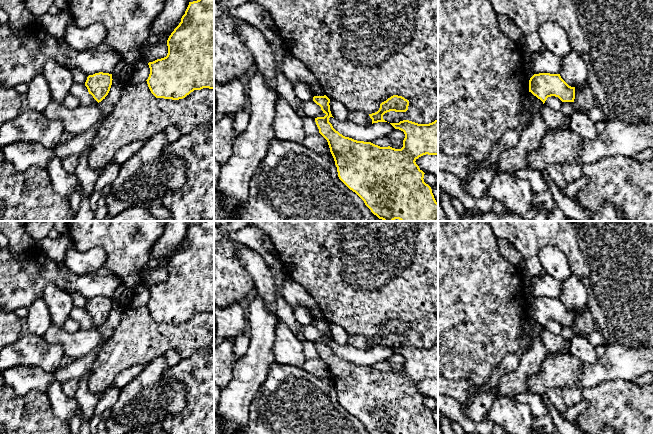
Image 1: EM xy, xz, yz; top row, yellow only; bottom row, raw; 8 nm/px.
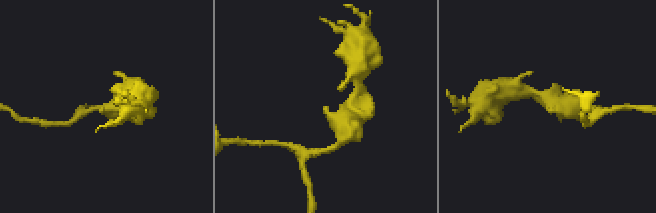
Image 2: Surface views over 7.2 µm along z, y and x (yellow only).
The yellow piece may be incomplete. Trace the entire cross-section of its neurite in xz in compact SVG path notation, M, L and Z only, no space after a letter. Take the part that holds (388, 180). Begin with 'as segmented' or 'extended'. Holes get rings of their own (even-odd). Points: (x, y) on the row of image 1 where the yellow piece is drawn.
as segmented | M314 96L313 101L321 107L326 115L315 118L319 133L327 140L330 152L337 167L339 179L353 192L355 192L365 205L383 221L438 221L438 203L432 193L431 187L424 182L424 172L416 164L416 160L423 155L438 155L438 119L429 124L418 124L409 120L399 123L390 123L395 129L404 132L403 147L395 149L390 146L380 147L371 142L357 141L345 137L336 131L329 118L333 117L330 111L330 99L324 96Z

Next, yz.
as segmented | M534 74L529 80L529 92L543 104L551 96L558 97L562 102L574 102L575 99L575 87L569 86L560 74Z

